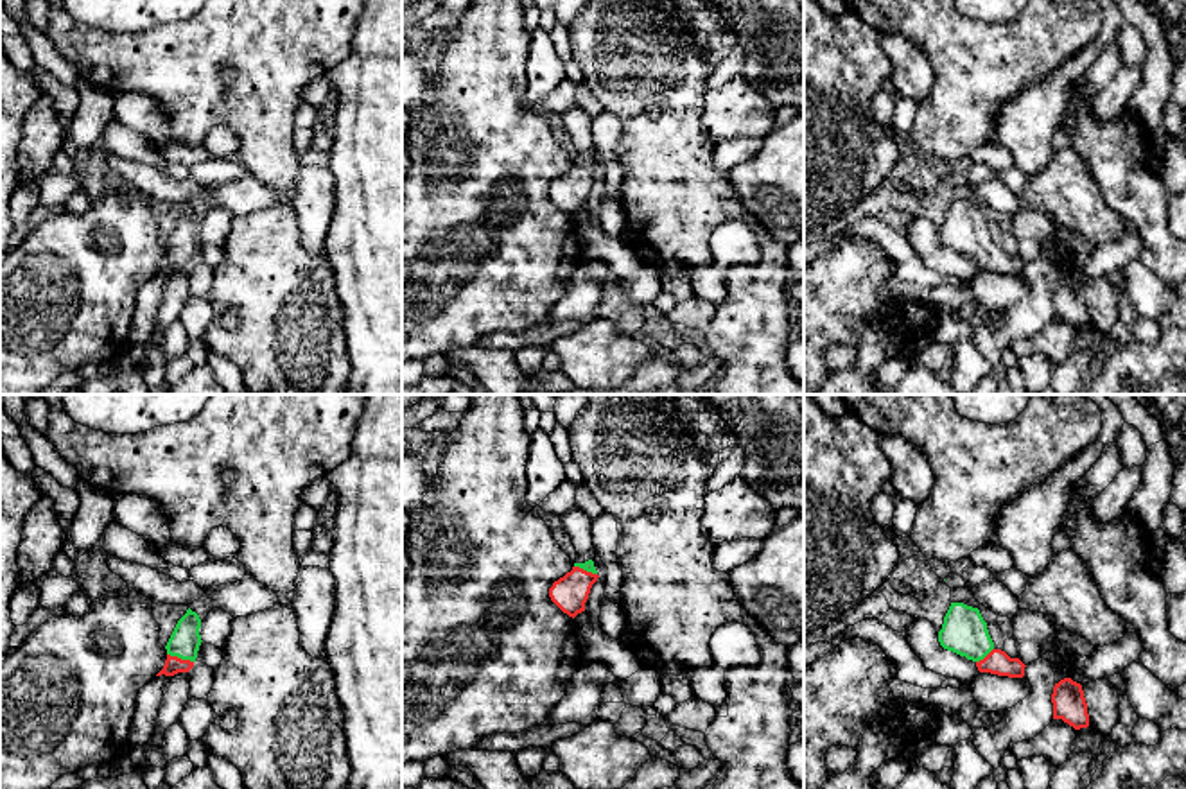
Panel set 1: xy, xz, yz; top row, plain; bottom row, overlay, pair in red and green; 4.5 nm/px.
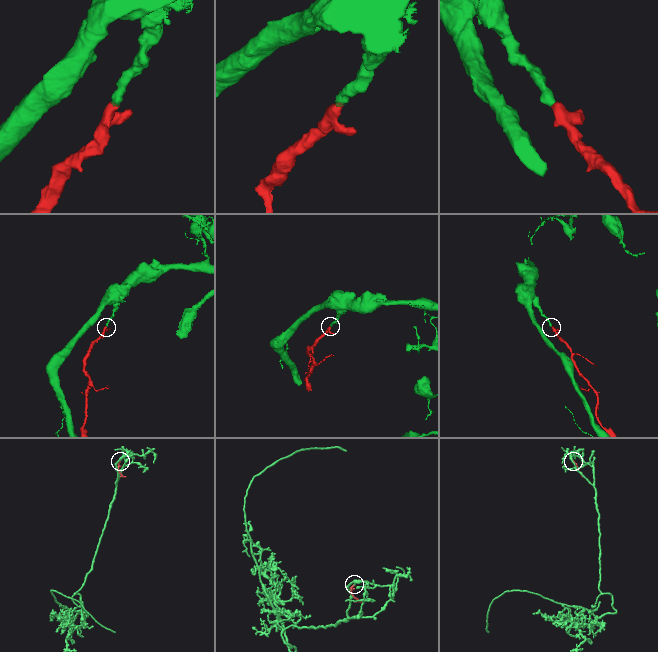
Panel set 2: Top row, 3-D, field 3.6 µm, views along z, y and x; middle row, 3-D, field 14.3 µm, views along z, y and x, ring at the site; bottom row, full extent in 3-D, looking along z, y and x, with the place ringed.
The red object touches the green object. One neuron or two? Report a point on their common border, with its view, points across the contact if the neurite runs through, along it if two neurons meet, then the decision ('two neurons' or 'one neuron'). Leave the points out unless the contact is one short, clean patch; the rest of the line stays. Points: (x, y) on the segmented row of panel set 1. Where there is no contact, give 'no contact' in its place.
contact xy (180, 658); one neuron

